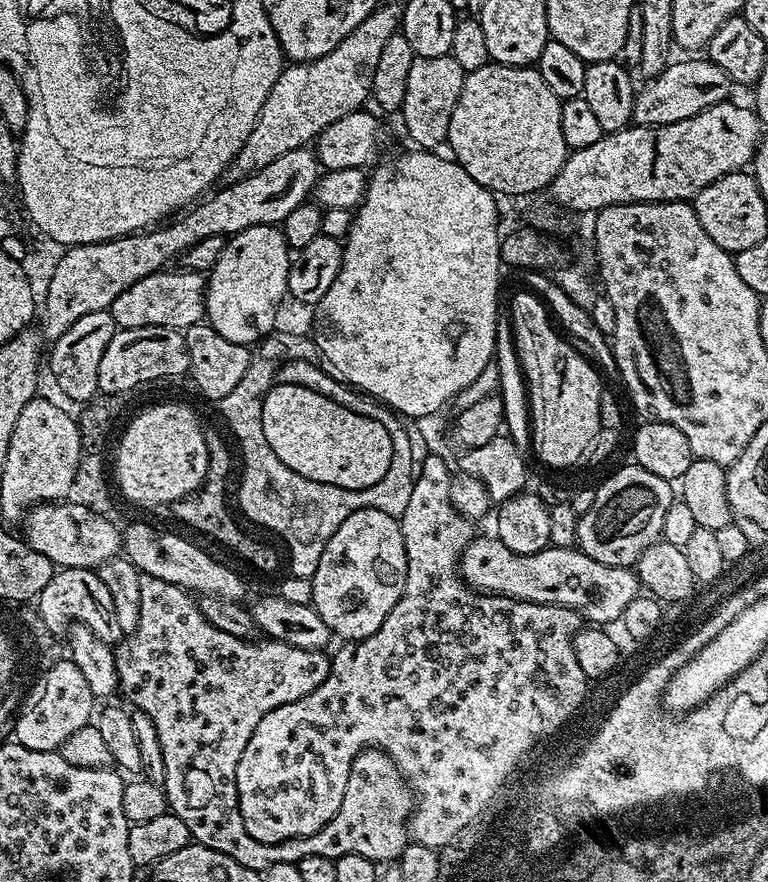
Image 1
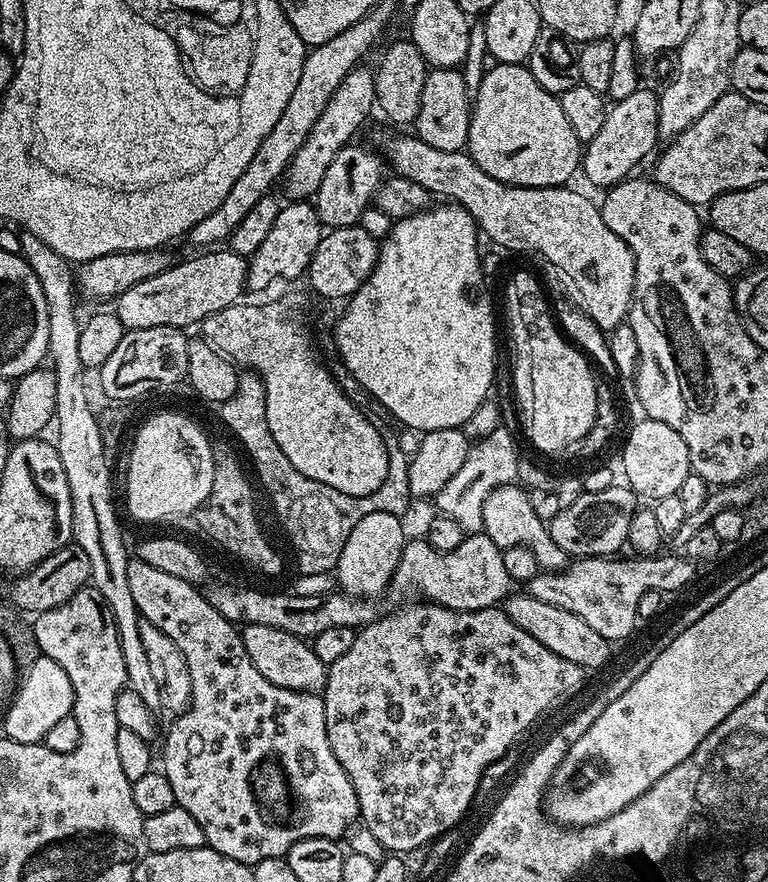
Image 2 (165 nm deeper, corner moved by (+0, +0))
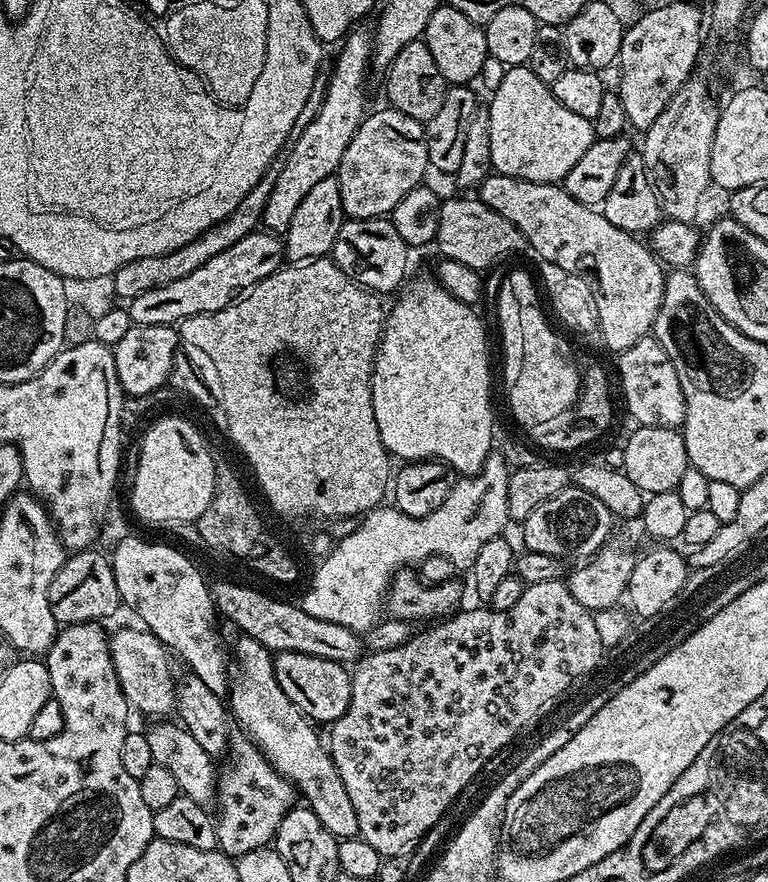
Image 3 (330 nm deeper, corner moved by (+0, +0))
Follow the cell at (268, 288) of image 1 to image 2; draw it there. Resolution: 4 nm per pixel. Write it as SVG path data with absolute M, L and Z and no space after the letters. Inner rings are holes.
M288 202L281 207L278 218L274 218L274 226L270 234L262 241L262 246L248 260L247 287L256 292L271 286L275 280L296 280L307 273L310 258L314 258L314 250L318 250L318 242L322 235L322 225L315 207L308 202Z

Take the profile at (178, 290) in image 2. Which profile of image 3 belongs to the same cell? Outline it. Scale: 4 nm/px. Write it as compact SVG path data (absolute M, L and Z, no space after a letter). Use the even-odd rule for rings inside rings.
M257 230L234 242L230 250L222 250L222 254L210 258L210 262L198 266L194 274L186 274L186 278L178 278L178 282L167 286L158 286L158 290L146 290L146 294L138 294L138 298L127 301L126 307L133 325L176 326L186 318L217 312L233 300L239 300L249 288L262 282L262 278L277 272L285 260L283 239L277 233Z

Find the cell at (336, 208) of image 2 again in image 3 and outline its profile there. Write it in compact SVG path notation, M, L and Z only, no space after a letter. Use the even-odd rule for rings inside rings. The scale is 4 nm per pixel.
M383 106L377 112L369 111L358 126L354 138L350 138L350 146L346 146L346 154L342 154L342 162L336 167L335 178L338 182L338 194L342 194L342 210L349 220L369 220L375 216L387 217L410 194L410 190L421 187L424 171L429 171L428 138L423 123L410 114L402 114L391 106Z

